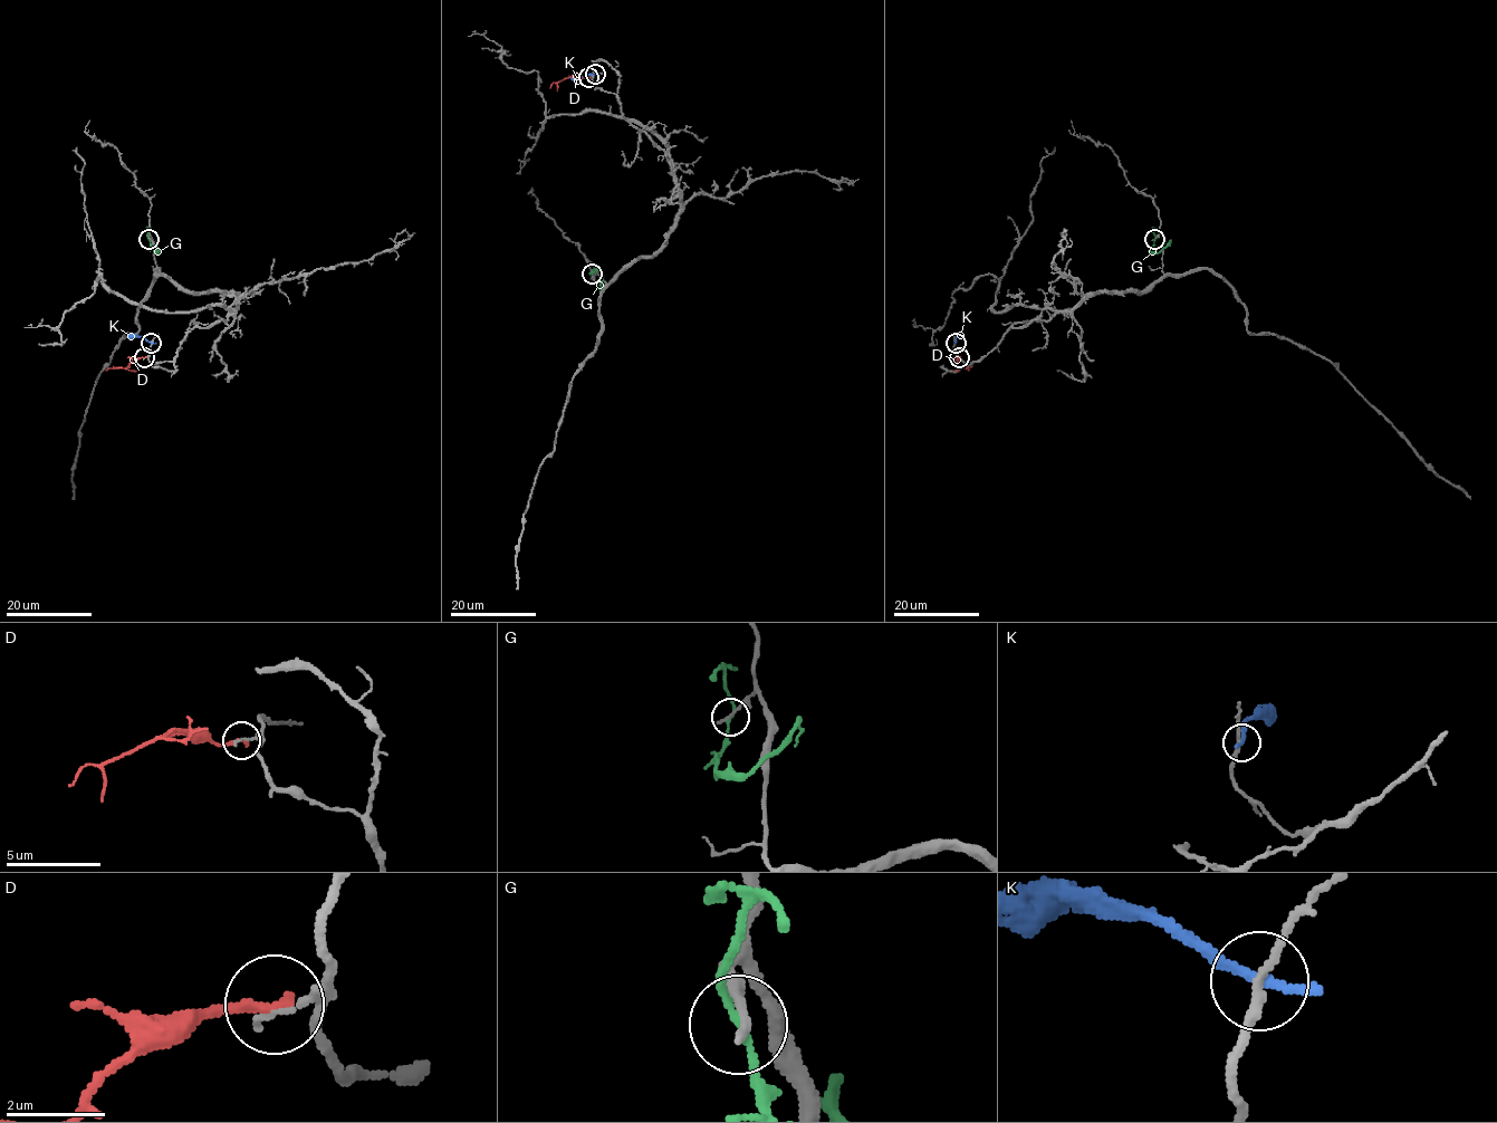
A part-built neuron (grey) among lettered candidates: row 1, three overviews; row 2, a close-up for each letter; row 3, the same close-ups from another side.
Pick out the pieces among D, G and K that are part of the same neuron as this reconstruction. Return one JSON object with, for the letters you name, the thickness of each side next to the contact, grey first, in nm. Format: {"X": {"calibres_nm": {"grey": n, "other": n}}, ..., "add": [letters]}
{"G": {"calibres_nm": {"grey": 200, "other": 140}}, "add": ["G"]}

